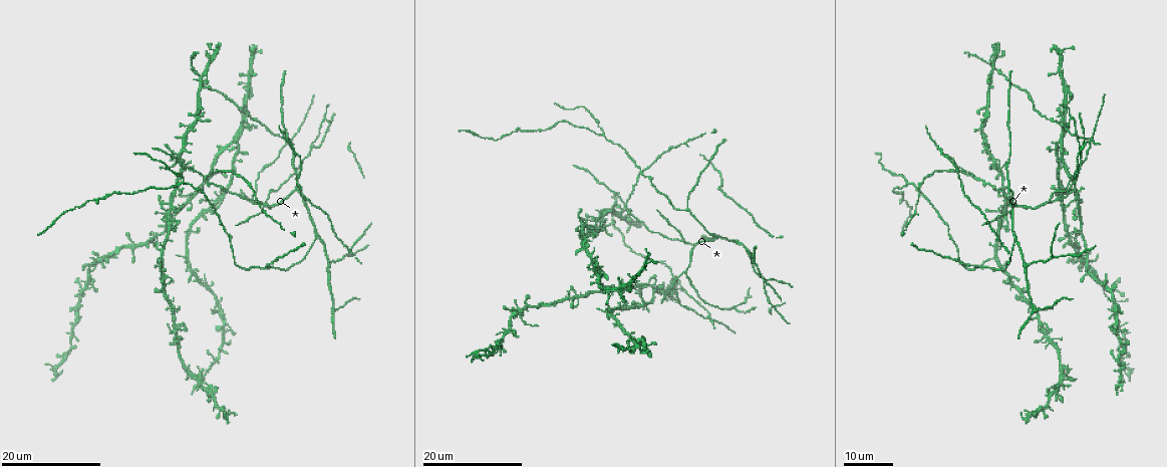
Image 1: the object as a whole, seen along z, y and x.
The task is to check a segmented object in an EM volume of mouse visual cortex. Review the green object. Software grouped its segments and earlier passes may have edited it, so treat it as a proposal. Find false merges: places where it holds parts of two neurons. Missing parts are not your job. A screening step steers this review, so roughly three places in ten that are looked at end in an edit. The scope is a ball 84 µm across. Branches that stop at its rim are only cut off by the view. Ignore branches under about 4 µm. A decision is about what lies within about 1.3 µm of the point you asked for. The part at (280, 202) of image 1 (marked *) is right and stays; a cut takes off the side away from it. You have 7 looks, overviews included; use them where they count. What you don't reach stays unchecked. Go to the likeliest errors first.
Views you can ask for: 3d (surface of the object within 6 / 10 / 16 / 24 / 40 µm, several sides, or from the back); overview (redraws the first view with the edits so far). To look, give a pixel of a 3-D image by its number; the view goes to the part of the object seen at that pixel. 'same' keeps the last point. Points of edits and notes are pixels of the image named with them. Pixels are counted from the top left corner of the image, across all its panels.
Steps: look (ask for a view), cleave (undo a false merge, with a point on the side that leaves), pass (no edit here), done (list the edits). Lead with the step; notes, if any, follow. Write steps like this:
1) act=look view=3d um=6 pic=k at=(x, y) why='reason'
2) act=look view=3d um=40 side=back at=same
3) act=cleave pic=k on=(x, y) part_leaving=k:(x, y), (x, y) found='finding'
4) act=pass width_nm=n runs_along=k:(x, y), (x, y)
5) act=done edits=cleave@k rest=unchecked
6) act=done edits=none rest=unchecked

act=look view=3d um=24 pic=1 at=(1089, 137) why='four or more arms meet'

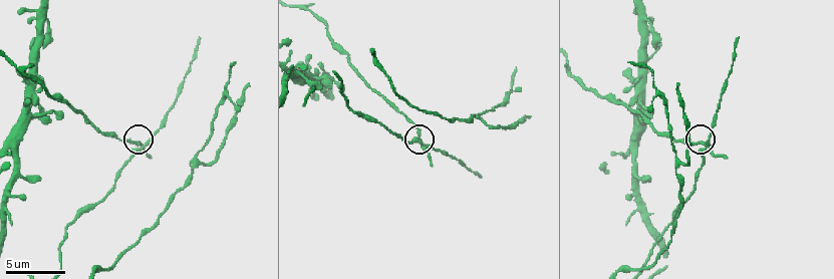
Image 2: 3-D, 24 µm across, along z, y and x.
act=look view=3d um=10 pic=2 at=(703, 142)

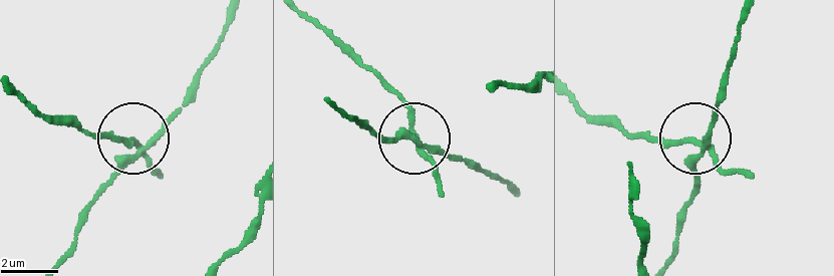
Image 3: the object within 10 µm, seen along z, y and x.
act=cleave pic=3 on=(129, 149) side_arm_um=12 part_leaving=3:(142, 147), (48, 122), (20, 96) found='a second neuron is stuck on'

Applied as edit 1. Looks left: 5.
act=look view=3d um=16 pic=1 at=(1028, 264) why='arms part here'

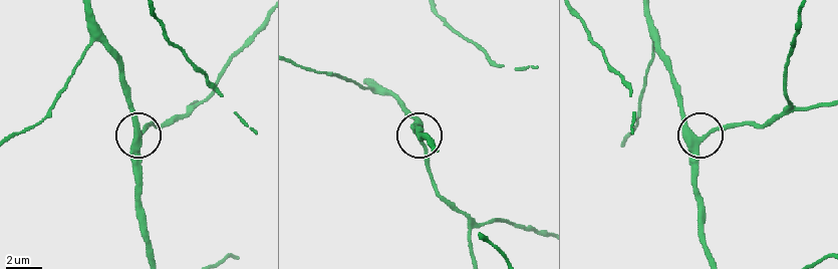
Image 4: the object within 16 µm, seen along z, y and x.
act=look view=3d um=6 pic=4 at=(699, 143)

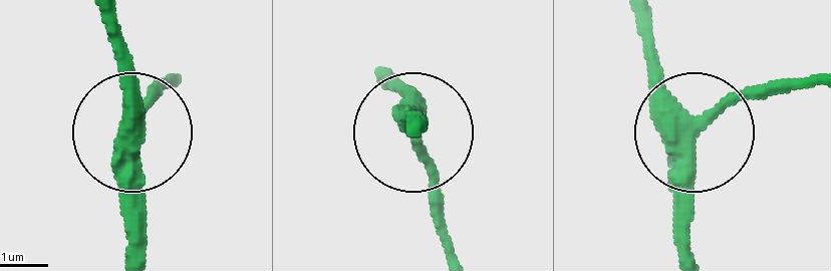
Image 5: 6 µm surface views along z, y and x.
act=pass arms=3 found='continuous, no second neuron'

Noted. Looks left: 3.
act=look view=3d um=16 pic=1 at=(683, 242) why='three-way junction'

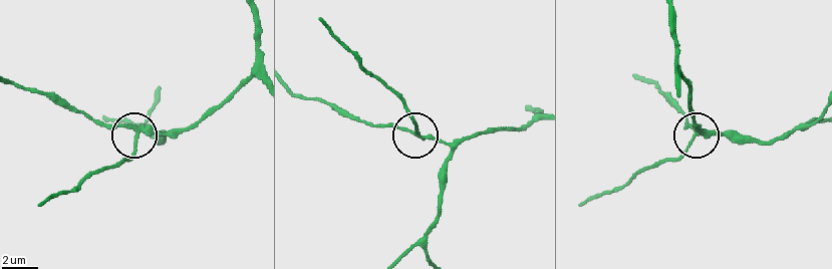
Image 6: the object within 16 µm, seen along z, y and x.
act=look view=3d um=10 pic=6 at=(135, 131)

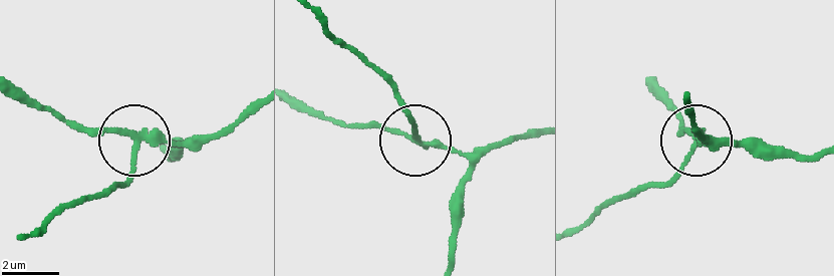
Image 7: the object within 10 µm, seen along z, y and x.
act=look view=3d um=6 pic=7 at=(137, 139)

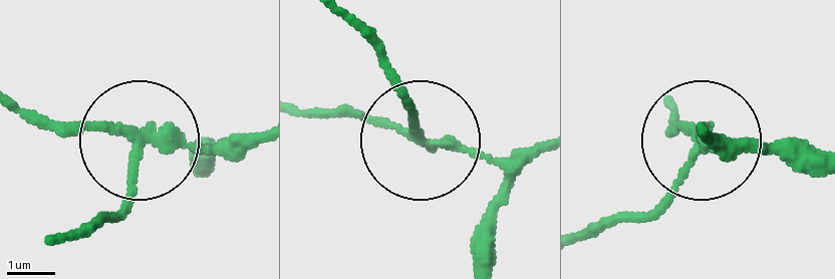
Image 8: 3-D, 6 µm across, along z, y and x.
act=cleave pic=8 on=(129, 194) width_nm=200 part_leaving=8:(145, 134), (120, 203), (60, 239) found='a second neuron is stuck on'

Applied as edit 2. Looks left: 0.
act=done edits=cleave@3,cleave@8 rest=unchecked

